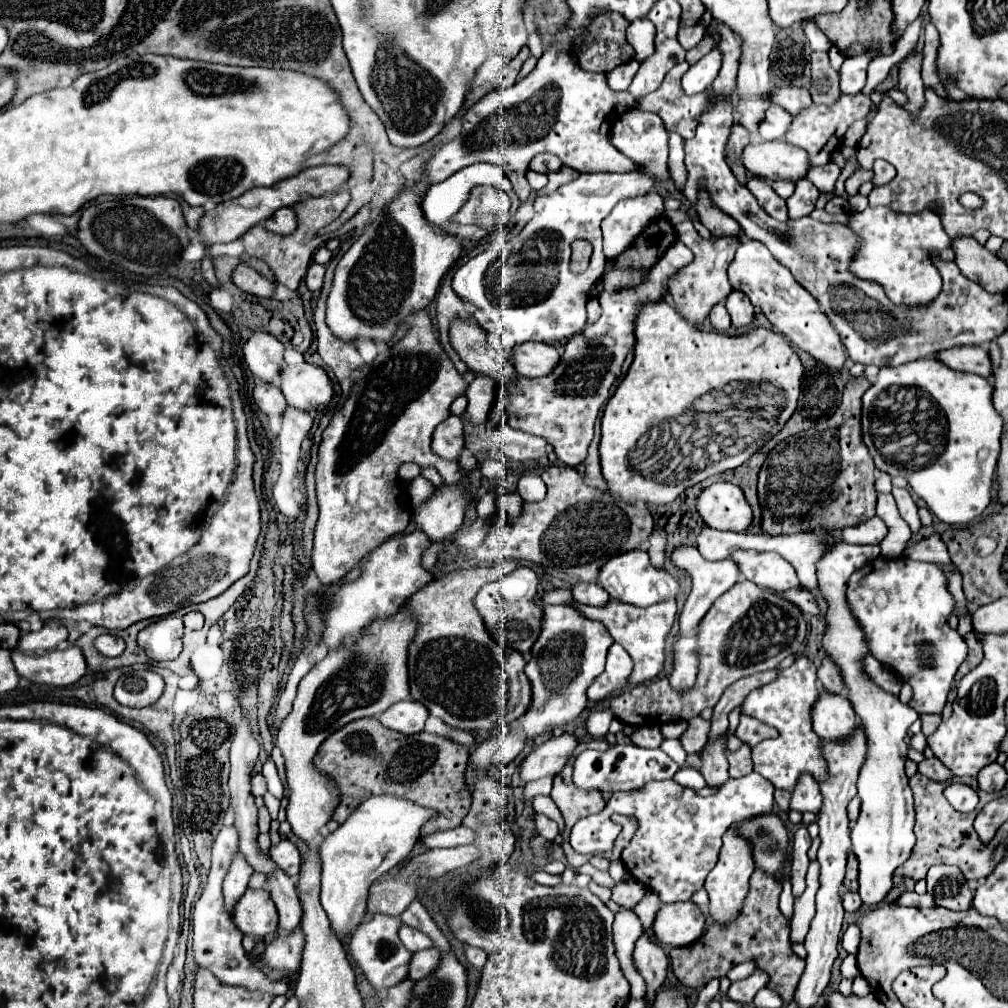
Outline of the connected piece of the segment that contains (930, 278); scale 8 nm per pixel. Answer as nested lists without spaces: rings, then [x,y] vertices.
[[[868,206],[862,212],[842,210],[836,214],[814,210],[812,218],[824,224],[842,224],[854,230],[860,244],[850,260],[848,270],[862,280],[880,284],[894,304],[922,308],[932,304],[932,300],[940,294],[942,278],[932,262],[932,254],[950,248],[950,236],[944,232],[940,216],[934,212],[922,210],[922,214],[900,214],[888,206]]]

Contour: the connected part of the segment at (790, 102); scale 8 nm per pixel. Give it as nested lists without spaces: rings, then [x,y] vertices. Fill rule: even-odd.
[[[786,86],[780,90],[772,92],[772,102],[780,104],[784,110],[788,110],[792,116],[800,114],[804,108],[812,106],[812,98],[810,92],[806,88],[794,88],[794,86]]]

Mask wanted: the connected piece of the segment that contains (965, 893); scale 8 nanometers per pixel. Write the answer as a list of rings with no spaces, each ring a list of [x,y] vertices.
[[[930,866],[926,874],[928,894],[934,898],[936,906],[946,910],[968,910],[972,906],[972,892],[956,866]]]

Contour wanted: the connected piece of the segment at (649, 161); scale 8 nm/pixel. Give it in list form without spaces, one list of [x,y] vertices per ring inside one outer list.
[[[640,108],[628,110],[624,116],[620,116],[610,132],[610,142],[630,160],[636,164],[636,172],[648,174],[650,178],[664,184],[670,178],[668,168],[668,130],[662,122],[662,118],[654,112],[646,112]]]

